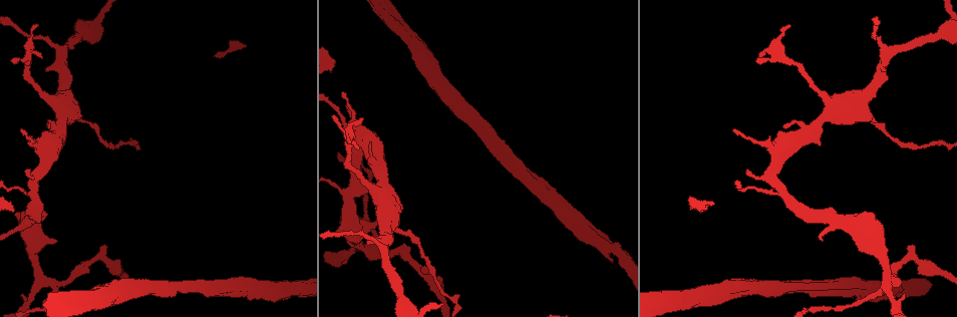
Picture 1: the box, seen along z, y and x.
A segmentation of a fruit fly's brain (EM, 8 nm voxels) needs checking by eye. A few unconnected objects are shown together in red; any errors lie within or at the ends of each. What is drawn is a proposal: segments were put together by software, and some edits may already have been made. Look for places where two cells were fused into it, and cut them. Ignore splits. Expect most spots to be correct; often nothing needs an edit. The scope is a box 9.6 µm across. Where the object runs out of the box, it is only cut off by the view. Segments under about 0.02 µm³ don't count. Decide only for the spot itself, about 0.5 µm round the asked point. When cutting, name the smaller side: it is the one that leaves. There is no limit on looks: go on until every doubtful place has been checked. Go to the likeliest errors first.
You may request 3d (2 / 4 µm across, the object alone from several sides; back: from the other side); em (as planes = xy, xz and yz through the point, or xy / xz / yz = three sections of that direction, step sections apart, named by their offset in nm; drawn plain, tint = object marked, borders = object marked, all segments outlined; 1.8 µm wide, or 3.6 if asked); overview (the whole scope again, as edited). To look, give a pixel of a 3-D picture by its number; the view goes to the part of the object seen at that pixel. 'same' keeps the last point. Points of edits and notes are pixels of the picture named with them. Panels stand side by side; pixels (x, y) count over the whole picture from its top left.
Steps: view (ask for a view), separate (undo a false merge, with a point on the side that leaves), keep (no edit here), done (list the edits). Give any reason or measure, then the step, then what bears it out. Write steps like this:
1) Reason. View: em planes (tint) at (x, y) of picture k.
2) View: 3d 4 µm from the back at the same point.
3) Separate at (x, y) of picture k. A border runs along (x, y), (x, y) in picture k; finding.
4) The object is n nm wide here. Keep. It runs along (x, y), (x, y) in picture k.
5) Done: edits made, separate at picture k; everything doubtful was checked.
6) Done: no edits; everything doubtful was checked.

Sudden change in width. View: em planes (tint) at (360, 248) of picture 1.

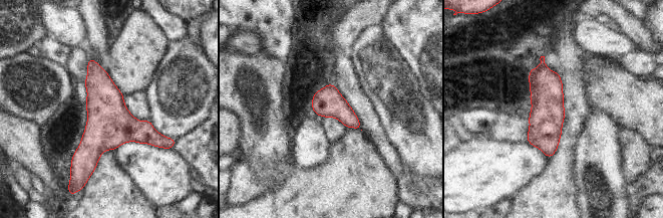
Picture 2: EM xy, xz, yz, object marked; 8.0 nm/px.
Keep. One cell here.

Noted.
Sharp bend. View: em planes (borders) at (28, 54) of picture 1.

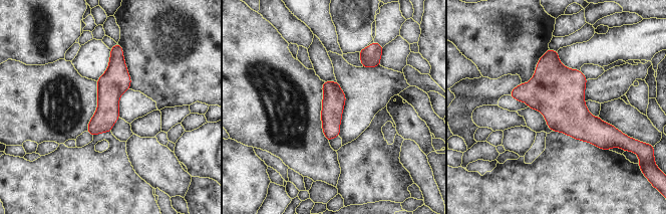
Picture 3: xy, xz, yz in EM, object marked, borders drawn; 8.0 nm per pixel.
The object is 180 nm wide here. Keep. All the same cell.

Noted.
A fork. View: em 3.6 µm planes (tint) at (33, 189) of picture 1.

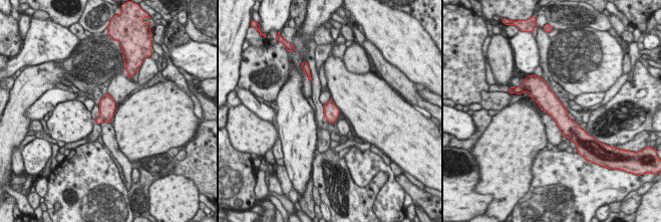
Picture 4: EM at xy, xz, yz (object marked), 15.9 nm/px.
Keep. It runs along (537, 88), (573, 133) in picture 4; all the same cell.

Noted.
Three arms meet. View: em xz step 16 (tint) at (890, 55) of picture 1.

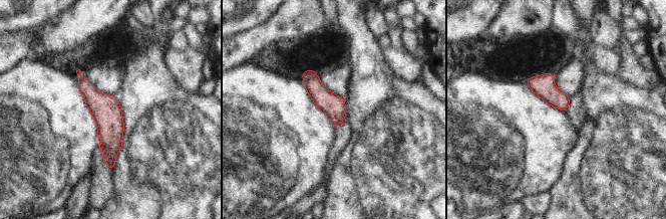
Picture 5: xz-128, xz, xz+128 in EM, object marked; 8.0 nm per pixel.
Cut it another way. View: em planes (borders) at the same point.

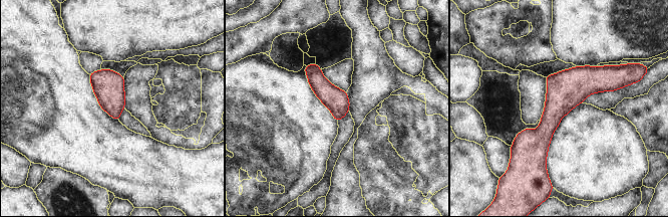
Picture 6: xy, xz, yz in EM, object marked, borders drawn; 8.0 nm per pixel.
Keep. It runs along (618, 83), (584, 83), (531, 142), (516, 143) in picture 6; continuous, no second cell.

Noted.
Done: no edits; everything doubtful was checked.

